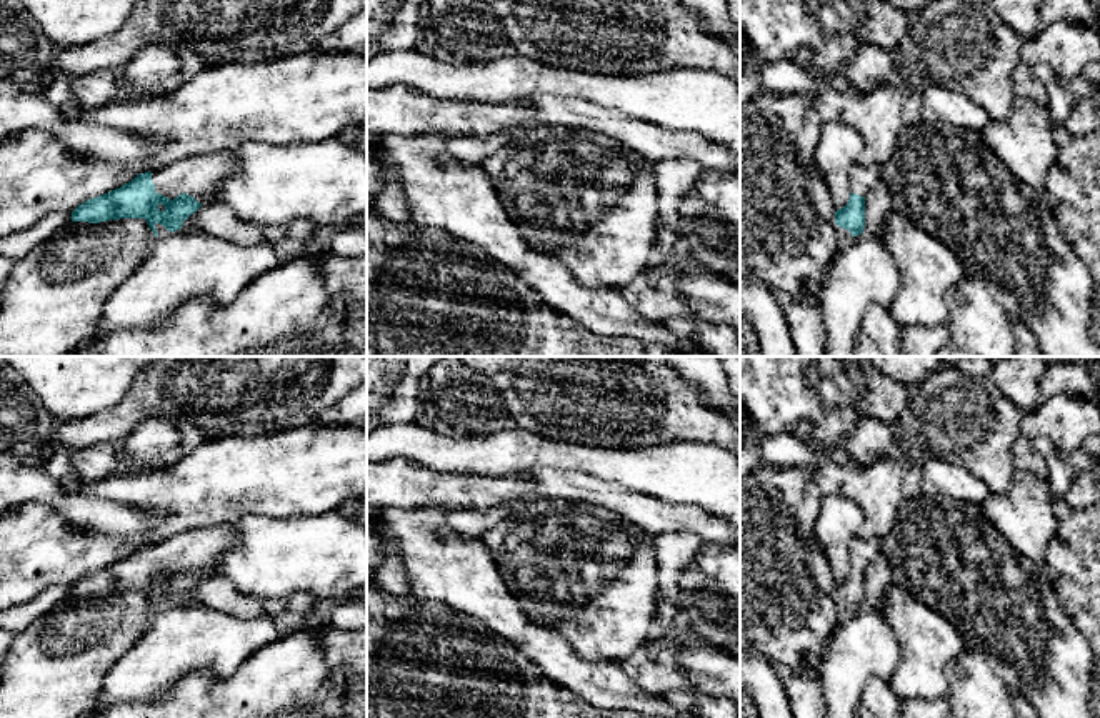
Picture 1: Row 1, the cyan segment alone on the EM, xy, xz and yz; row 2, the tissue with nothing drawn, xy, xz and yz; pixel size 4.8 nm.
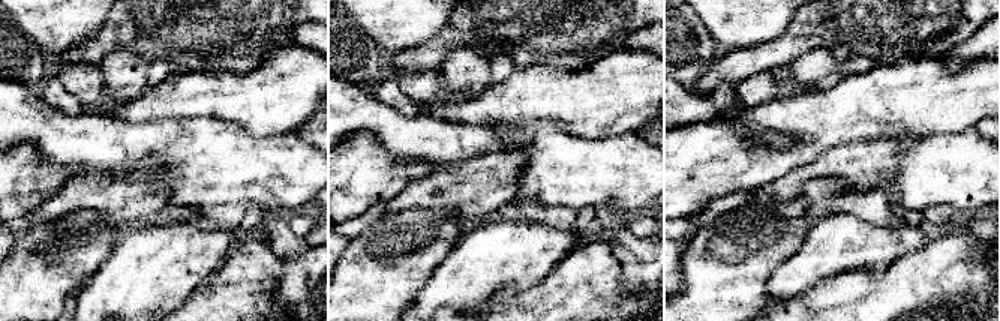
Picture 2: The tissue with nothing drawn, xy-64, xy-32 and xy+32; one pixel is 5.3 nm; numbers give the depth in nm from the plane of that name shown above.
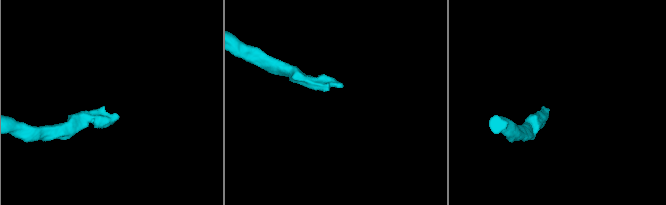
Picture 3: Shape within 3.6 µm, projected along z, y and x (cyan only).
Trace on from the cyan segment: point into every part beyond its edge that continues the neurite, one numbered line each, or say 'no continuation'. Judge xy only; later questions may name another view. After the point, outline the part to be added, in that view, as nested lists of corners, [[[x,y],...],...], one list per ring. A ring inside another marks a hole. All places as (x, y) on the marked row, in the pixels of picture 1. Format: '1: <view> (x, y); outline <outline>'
1: xy (200, 175); outline [[[227,148],[182,158],[152,172],[155,192],[173,200],[180,193],[205,205],[213,202],[220,183],[230,173],[235,155]]]

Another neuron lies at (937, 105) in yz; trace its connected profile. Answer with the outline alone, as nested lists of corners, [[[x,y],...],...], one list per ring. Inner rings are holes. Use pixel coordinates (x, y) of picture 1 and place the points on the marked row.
[[[910,87],[920,97],[920,115],[925,122],[953,125],[980,132],[992,120],[987,112],[960,93],[940,87]]]

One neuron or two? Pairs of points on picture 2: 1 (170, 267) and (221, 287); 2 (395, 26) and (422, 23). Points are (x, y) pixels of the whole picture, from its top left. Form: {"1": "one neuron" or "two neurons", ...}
{"1": "two neurons", "2": "one neuron"}

